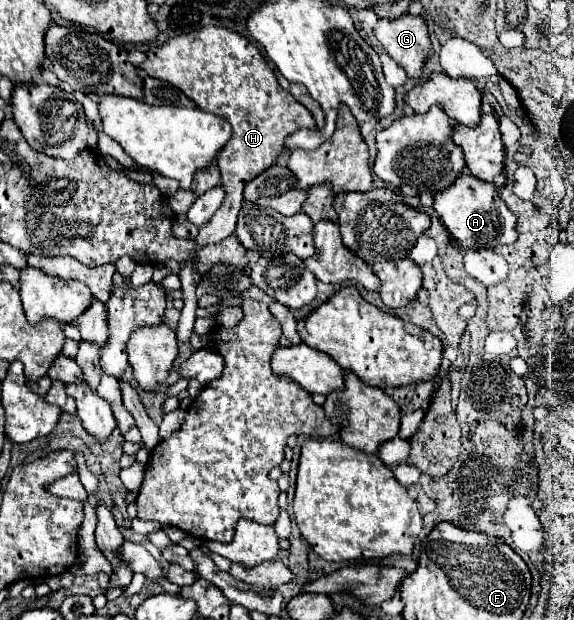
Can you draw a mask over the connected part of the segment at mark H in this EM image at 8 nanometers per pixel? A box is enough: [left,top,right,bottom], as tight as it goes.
[140,27,314,245]

